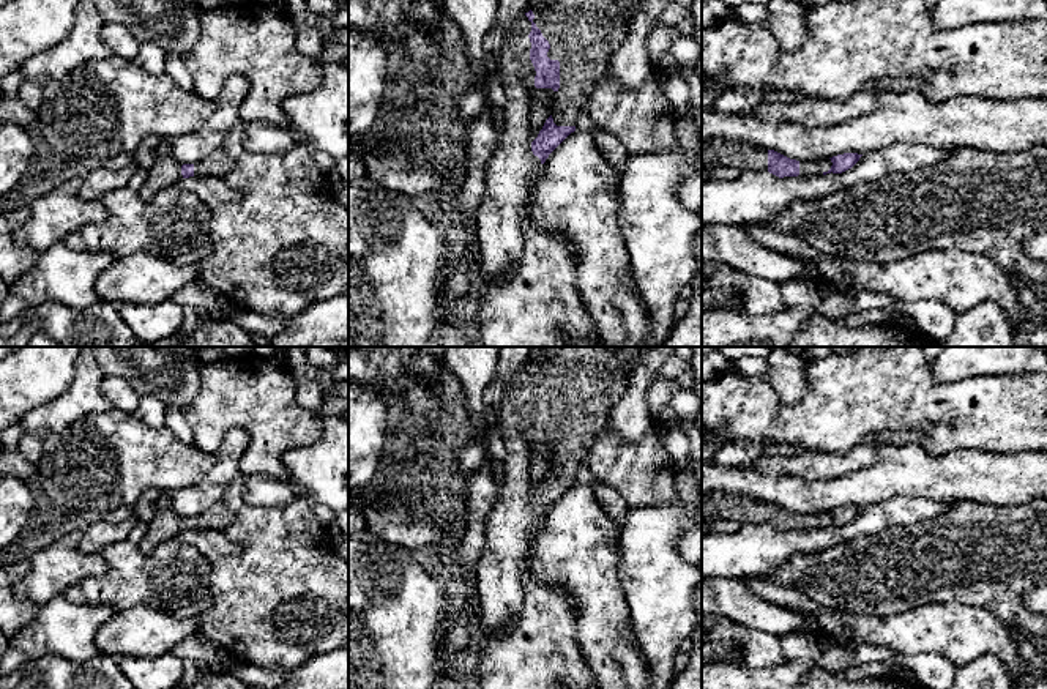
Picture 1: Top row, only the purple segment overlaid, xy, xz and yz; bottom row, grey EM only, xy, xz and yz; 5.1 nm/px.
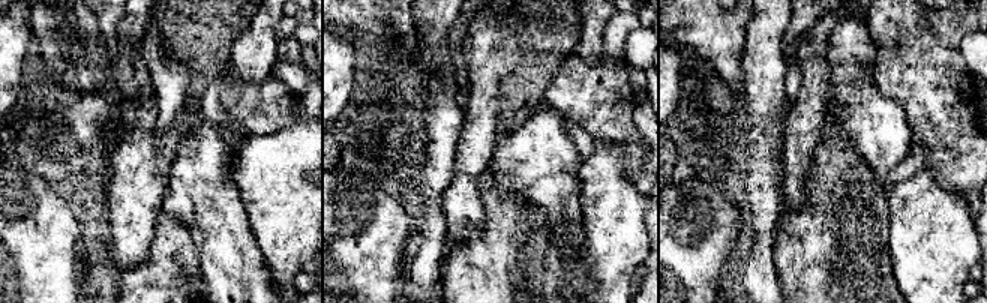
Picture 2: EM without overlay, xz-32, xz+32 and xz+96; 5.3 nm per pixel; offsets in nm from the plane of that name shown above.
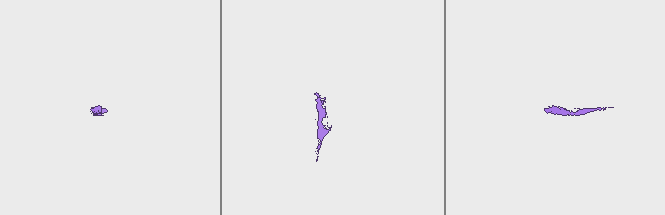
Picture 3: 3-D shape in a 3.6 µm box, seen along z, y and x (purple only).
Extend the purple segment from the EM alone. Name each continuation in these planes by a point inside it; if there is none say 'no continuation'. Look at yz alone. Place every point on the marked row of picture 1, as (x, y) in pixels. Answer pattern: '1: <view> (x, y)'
1: yz (716, 152)

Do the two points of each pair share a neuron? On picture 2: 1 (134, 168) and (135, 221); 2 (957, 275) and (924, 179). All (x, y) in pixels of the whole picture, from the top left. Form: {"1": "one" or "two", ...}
{"1": "one", "2": "one"}

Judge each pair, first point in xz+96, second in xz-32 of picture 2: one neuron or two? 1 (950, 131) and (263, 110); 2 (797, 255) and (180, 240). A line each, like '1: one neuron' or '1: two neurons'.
1: one neuron
2: one neuron

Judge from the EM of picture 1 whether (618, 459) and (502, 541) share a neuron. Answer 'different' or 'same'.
different

